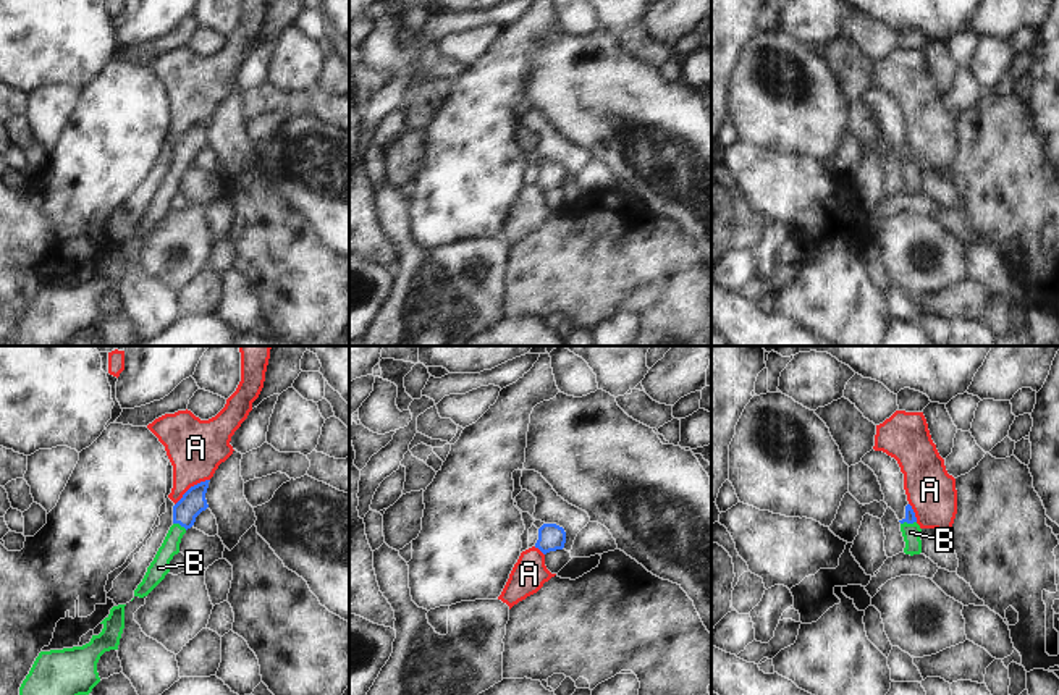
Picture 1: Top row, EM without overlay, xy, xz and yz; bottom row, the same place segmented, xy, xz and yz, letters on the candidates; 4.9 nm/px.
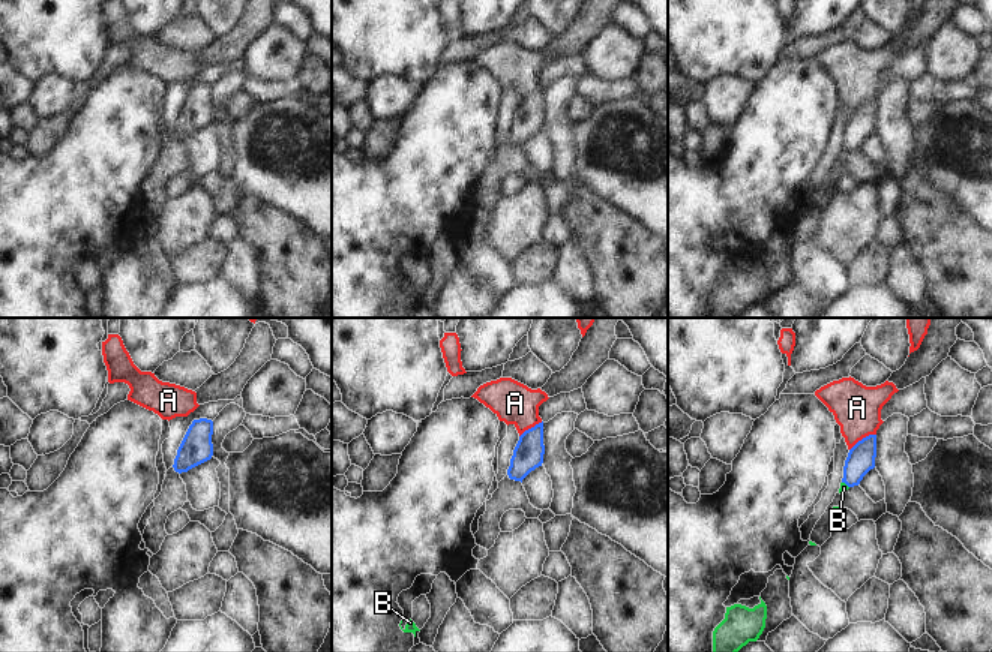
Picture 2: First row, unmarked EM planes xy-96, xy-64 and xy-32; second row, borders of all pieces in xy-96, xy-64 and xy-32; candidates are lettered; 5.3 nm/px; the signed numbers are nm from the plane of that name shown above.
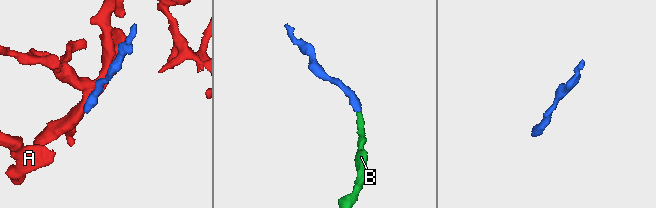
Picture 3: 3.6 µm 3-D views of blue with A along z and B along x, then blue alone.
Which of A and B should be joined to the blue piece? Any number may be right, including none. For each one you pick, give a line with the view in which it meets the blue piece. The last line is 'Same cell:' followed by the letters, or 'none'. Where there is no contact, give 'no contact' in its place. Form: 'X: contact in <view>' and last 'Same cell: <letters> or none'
B: contact in yz
Same cell: B

